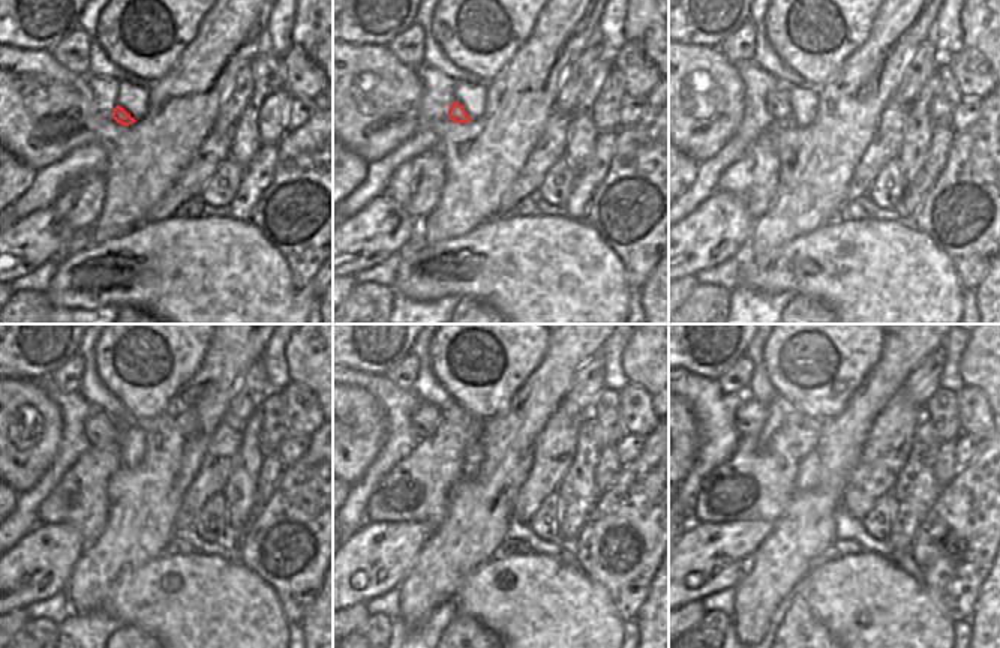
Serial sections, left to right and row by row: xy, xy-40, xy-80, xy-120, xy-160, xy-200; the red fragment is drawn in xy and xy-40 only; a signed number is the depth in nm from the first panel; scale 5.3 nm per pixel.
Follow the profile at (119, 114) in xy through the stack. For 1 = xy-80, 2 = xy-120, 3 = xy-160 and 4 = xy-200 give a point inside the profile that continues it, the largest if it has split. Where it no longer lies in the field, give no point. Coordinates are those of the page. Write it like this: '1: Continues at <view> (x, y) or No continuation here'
1: Continues at xy-80 (778, 99)
2: Continues at xy-120 (102, 432)
3: Continues at xy-160 (423, 423)
4: Continues at xy-200 (750, 417)

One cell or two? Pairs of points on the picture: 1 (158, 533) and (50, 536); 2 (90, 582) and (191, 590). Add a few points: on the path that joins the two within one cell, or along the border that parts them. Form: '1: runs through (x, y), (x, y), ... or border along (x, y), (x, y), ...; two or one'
1: border along (87, 545), (69, 576); two
2: border along (143, 564), (128, 569), (116, 581), (99, 608); two

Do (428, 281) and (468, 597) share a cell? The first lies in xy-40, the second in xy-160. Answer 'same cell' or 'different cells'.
same cell

